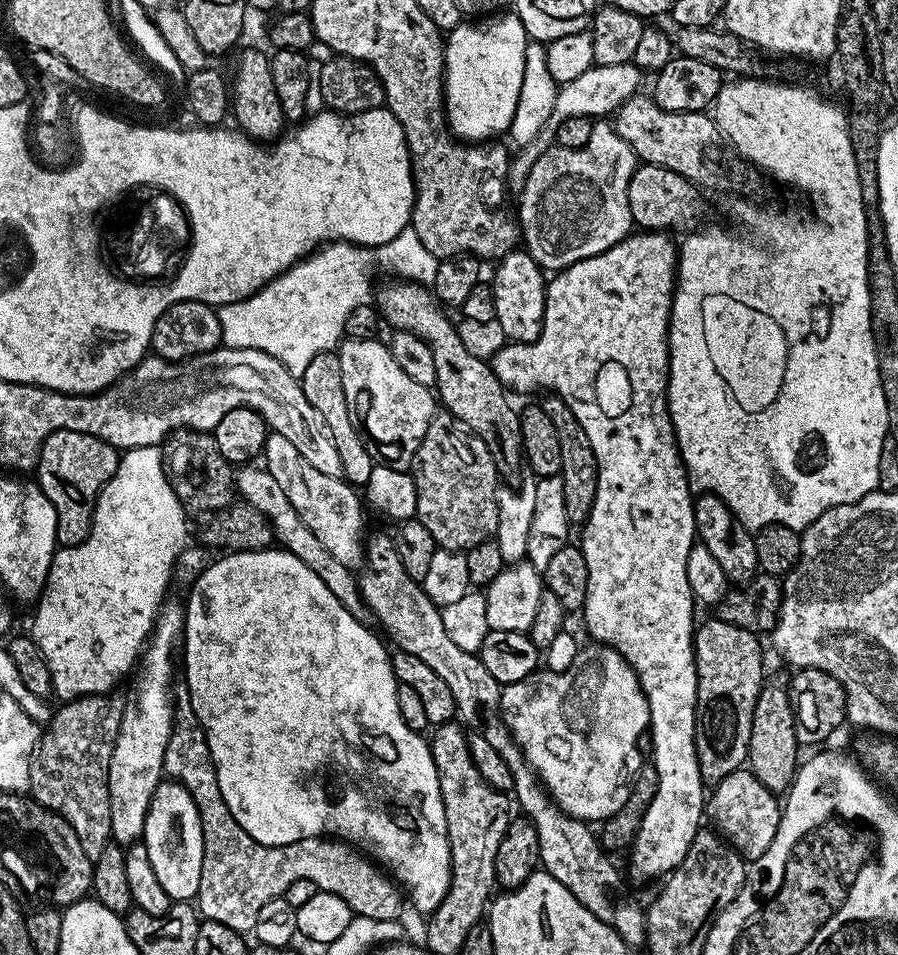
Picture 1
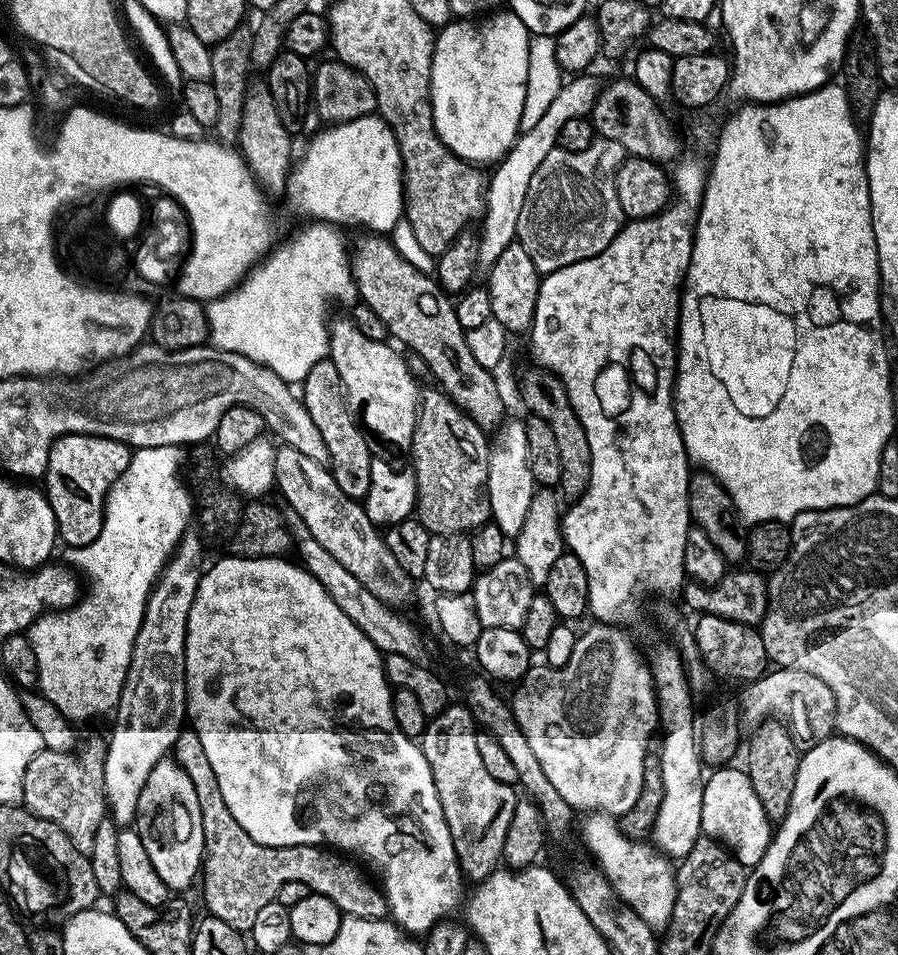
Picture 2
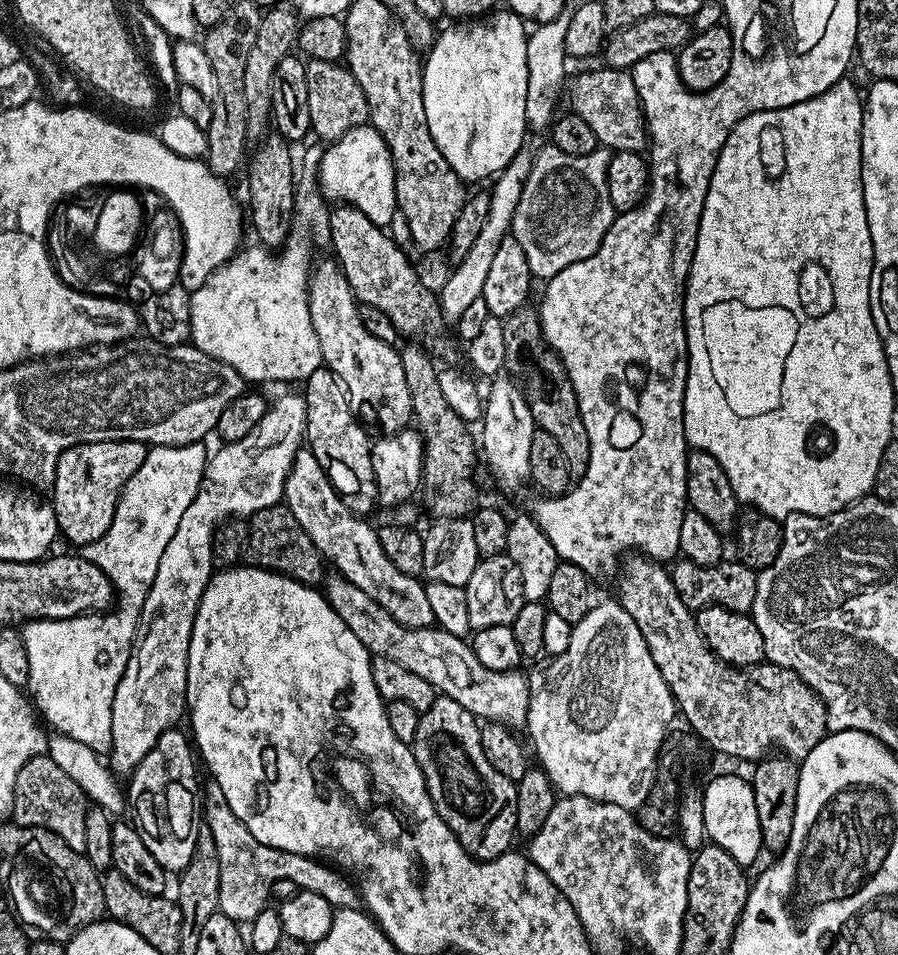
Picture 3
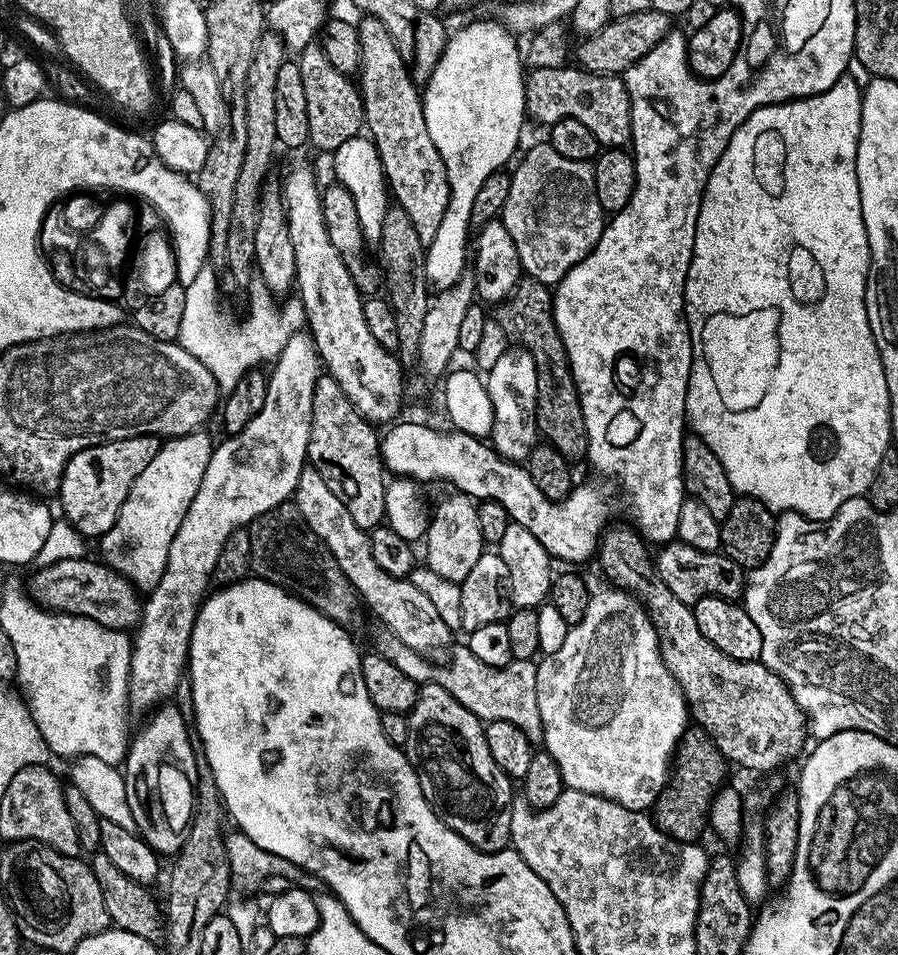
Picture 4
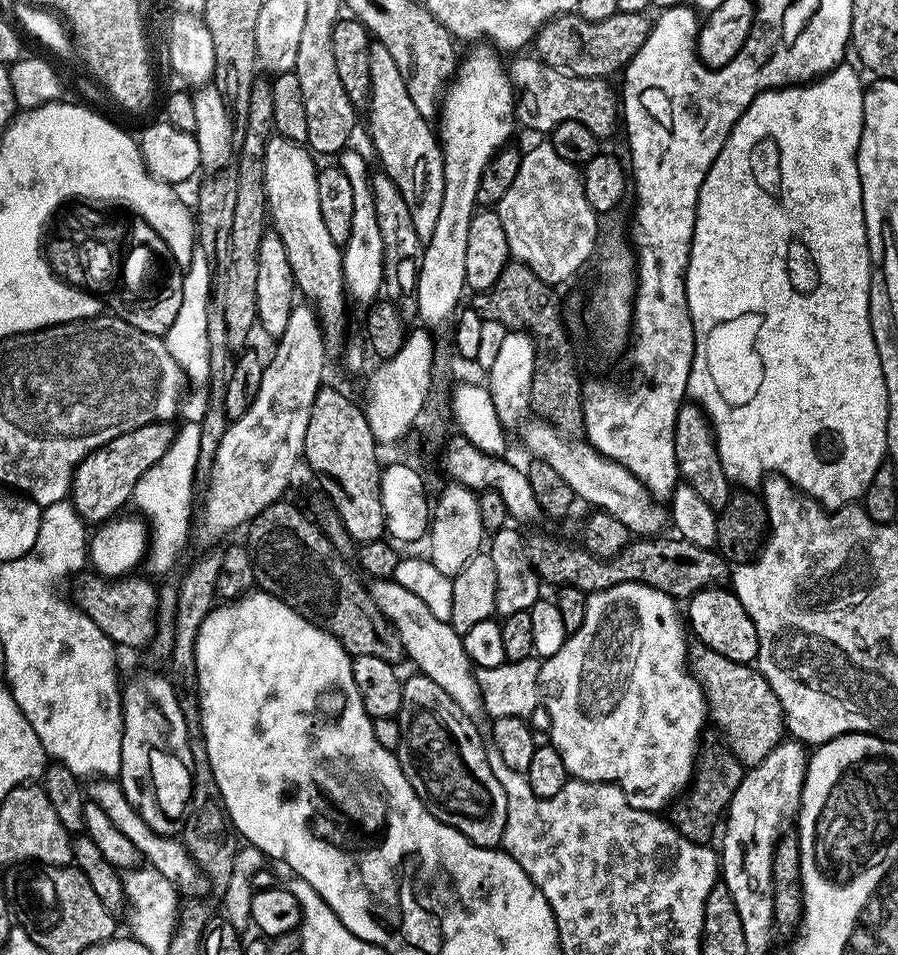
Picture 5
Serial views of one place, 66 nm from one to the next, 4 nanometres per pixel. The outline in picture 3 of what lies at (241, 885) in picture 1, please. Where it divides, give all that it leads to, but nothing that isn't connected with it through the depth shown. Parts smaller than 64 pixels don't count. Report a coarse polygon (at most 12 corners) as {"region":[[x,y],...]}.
{"region":[[215,782],[202,788],[219,911],[251,922],[293,879],[333,909],[357,907],[347,875],[258,842]]}

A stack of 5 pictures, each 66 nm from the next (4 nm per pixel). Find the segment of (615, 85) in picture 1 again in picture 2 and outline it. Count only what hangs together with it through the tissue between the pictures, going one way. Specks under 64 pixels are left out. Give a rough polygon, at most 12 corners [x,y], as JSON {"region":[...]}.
{"region":[[576,74],[521,132],[486,180],[477,265],[516,240],[538,166],[570,118],[588,116],[601,85]]}

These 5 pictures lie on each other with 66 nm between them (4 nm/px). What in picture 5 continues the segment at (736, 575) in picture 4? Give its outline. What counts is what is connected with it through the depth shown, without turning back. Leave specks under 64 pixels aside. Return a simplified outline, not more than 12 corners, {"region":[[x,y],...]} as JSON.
{"region":[[672,534],[611,558],[536,536],[545,585],[591,594],[638,580],[677,602],[723,585],[719,551]]}

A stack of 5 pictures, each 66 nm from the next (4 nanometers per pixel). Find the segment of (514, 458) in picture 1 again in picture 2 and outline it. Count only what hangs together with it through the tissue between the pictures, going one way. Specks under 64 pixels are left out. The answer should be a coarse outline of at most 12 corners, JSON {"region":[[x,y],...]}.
{"region":[[384,234],[350,244],[357,297],[475,422],[505,419],[453,297]]}

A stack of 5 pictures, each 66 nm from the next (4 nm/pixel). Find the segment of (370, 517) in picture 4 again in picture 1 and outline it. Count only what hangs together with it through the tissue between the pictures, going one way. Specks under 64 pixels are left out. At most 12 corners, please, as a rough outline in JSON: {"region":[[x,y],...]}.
{"region":[[335,351],[314,354],[298,379],[342,458],[343,479],[370,482],[374,461],[350,418]]}

